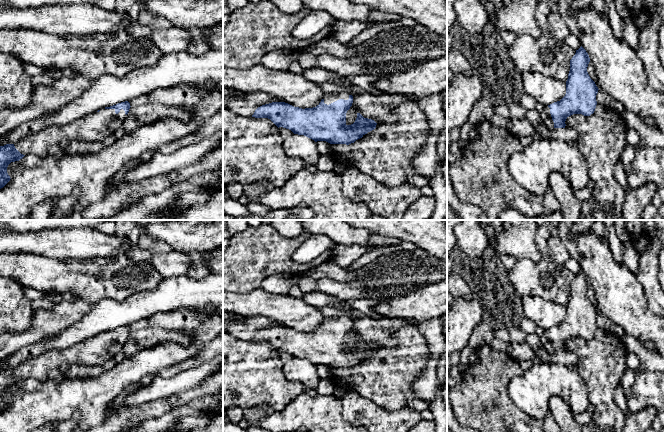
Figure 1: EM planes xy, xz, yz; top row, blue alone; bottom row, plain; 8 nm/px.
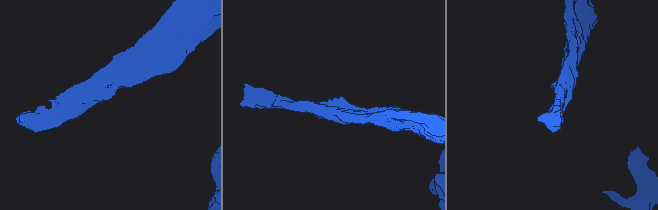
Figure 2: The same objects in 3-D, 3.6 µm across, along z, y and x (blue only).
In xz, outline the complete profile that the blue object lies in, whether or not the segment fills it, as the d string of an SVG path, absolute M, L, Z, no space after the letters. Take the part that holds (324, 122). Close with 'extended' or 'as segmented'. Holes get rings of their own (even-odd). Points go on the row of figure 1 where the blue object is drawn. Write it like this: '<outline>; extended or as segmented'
M346 92L324 93L321 102L313 108L294 107L285 102L272 102L258 107L252 117L268 118L278 128L291 130L315 142L330 144L354 143L376 128L377 123L357 113L355 122L346 124L346 113L353 96Z; extended

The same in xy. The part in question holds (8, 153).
M128 101L102 108L90 116L76 120L71 124L51 126L38 133L29 133L16 144L0 146L0 189L9 181L7 167L11 162L19 161L27 154L44 158L50 154L50 147L64 142L103 141L122 126L129 112Z; extended

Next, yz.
M581 46L570 60L565 96L545 106L540 113L541 122L549 129L565 128L566 119L573 114L590 116L594 113L599 89L587 72L589 62L589 55Z; extended

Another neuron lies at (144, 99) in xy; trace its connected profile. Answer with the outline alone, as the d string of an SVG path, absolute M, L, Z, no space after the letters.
M142 95L136 99L133 99L129 103L130 103L130 106L132 106L132 105L138 105L138 106L146 105L149 103L149 95Z

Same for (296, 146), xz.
M293 133L284 140L282 147L287 156L301 159L307 165L316 165L321 157L316 142L304 135Z

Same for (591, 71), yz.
M591 61L588 64L587 72L588 72L590 78L595 82L596 86L598 87L598 89L600 89L598 77L596 75L596 71L595 71L594 65L592 64Z

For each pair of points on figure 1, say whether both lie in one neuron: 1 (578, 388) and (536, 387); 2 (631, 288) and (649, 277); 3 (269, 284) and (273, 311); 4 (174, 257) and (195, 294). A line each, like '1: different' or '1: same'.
1: same
2: different
3: different
4: different

